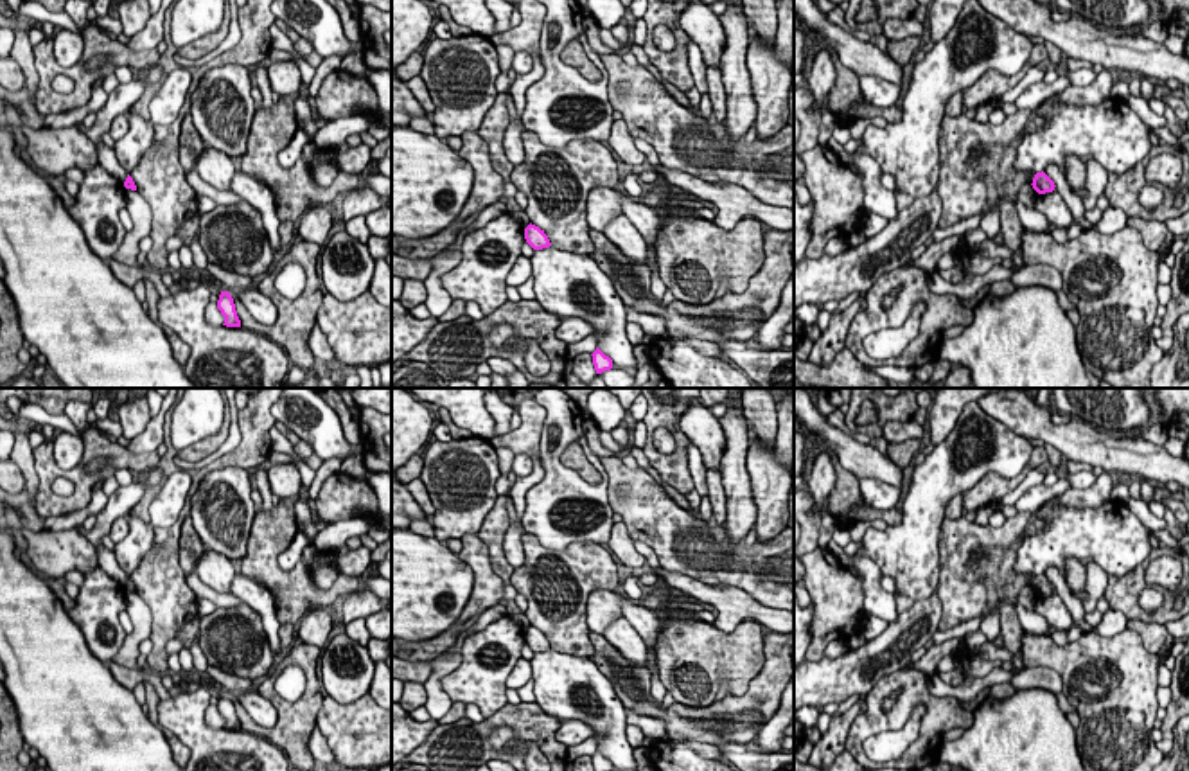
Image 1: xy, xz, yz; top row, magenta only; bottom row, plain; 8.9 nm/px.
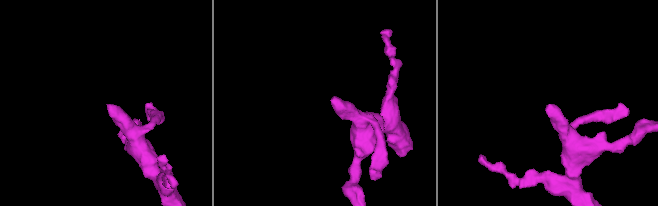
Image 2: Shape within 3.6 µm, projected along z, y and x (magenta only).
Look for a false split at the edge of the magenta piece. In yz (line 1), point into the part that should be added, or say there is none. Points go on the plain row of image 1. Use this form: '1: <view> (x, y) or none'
1: none

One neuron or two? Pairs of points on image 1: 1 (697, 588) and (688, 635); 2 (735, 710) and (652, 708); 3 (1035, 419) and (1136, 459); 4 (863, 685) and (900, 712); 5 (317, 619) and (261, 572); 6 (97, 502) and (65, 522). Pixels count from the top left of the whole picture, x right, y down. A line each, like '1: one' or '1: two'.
1: two
2: one
3: one
4: two
5: two
6: one

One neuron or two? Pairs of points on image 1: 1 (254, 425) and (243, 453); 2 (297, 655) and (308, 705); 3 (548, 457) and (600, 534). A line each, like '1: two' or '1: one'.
1: one
2: one
3: one

